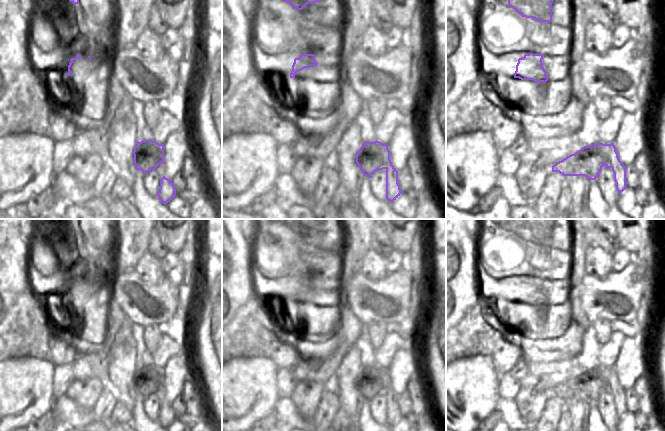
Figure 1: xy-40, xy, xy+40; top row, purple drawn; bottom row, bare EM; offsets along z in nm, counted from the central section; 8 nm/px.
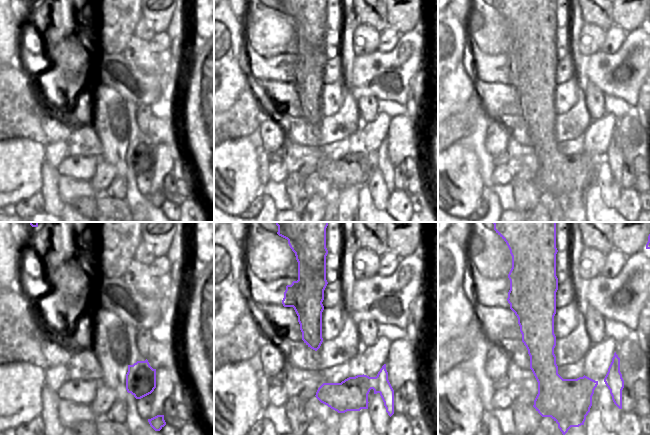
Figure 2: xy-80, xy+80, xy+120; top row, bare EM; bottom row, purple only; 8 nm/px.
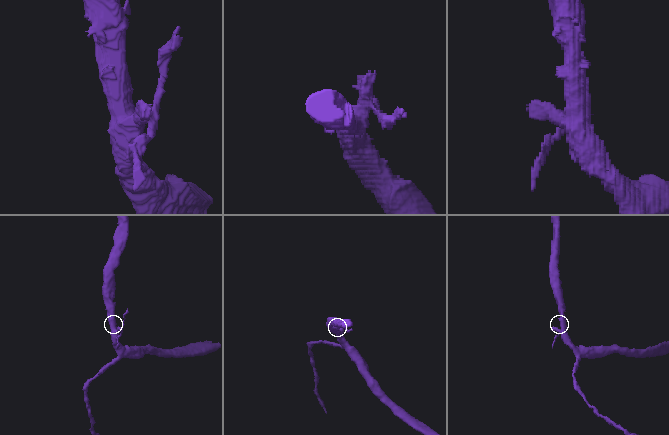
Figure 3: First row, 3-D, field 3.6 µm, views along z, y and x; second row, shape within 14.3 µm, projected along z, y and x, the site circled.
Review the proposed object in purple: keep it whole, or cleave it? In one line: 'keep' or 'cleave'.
cleave

